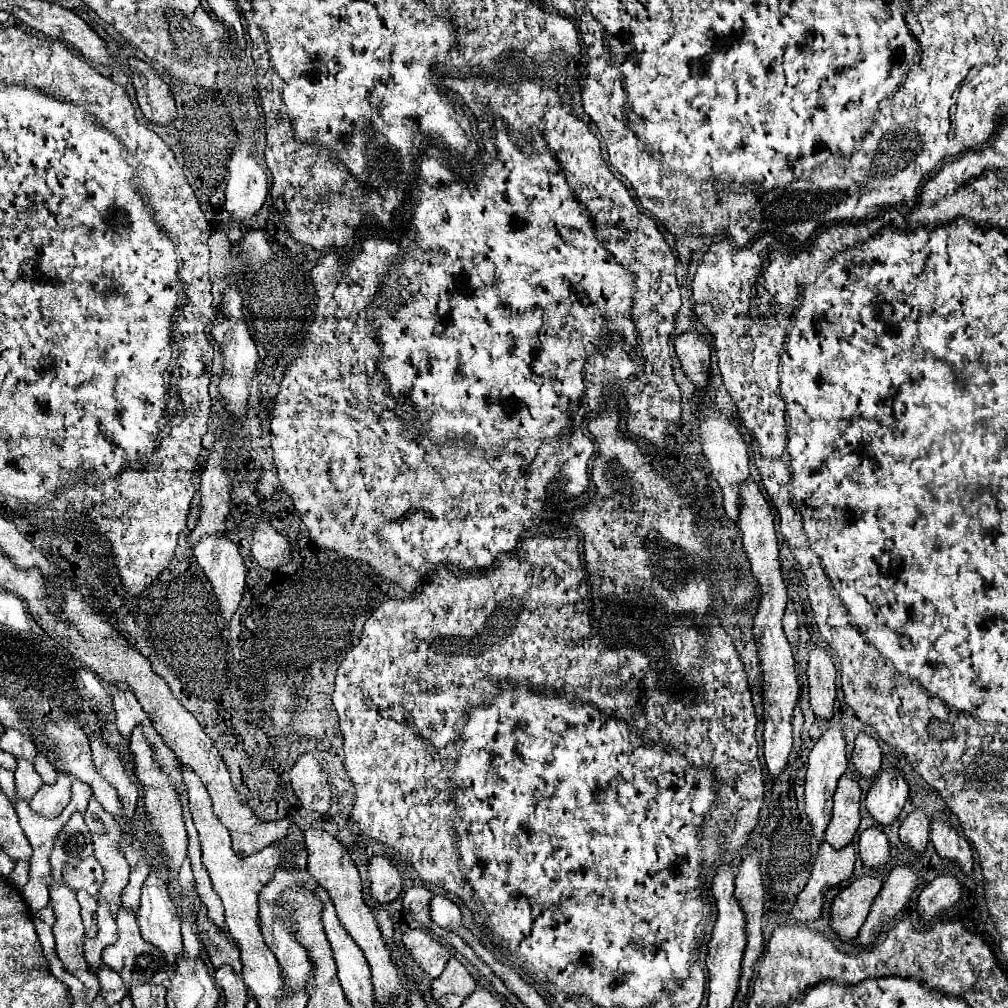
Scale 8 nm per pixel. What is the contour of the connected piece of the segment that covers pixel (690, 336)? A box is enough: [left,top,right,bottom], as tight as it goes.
[674,332,710,388]

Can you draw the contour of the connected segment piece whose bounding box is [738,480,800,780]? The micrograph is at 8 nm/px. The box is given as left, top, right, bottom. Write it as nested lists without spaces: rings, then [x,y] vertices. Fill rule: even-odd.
[[[746,480],[740,484],[740,516],[738,516],[738,528],[742,532],[744,550],[748,554],[752,574],[756,576],[760,584],[760,606],[754,620],[754,638],[758,644],[758,656],[760,666],[764,672],[764,760],[766,768],[770,772],[770,778],[776,780],[780,772],[784,772],[788,764],[788,756],[792,750],[792,710],[798,702],[800,686],[796,682],[796,668],[794,668],[794,656],[788,644],[788,638],[782,630],[782,616],[786,608],[786,588],[780,574],[780,560],[778,560],[778,540],[774,530],[774,512],[766,498],[762,496],[756,482]]]

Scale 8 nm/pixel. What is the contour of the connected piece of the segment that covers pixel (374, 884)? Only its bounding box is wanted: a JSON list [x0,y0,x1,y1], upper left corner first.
[368,856,402,904]

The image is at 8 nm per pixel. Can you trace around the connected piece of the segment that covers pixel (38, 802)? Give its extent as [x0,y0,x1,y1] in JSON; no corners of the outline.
[30,774,70,818]

